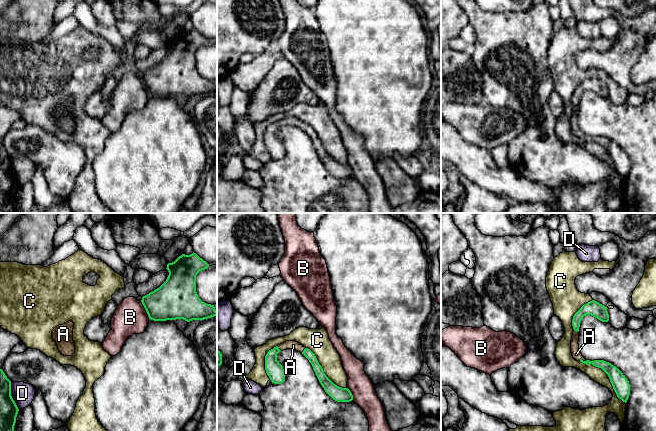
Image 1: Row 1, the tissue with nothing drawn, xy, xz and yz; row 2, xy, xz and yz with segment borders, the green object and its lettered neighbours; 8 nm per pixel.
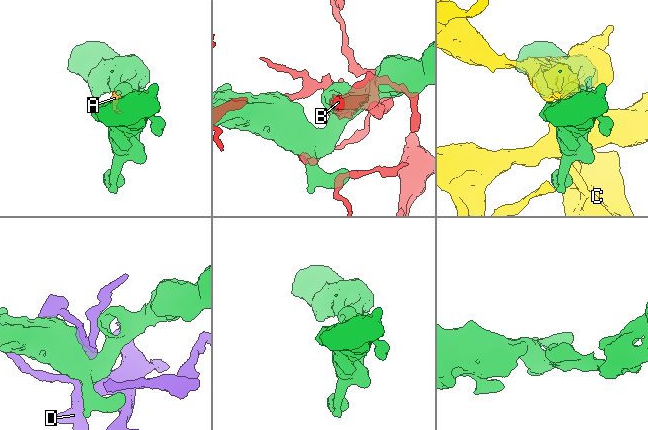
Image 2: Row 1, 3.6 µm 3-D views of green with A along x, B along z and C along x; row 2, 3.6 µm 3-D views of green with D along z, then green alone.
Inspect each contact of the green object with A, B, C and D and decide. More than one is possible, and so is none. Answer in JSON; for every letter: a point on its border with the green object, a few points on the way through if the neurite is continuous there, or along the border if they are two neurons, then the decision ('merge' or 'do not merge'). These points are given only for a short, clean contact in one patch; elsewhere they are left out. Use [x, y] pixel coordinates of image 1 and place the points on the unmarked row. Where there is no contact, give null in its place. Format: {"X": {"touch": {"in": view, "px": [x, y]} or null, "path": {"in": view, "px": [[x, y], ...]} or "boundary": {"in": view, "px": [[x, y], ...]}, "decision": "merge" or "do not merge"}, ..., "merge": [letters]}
{"A": {"touch": {"in": "yz", "px": [582, 136]}, "decision": "merge"}, "B": {"touch": {"in": "xy", "px": [145, 85]}, "decision": "do not merge"}, "C": {"touch": {"in": "yz", "px": [608, 152]}, "decision": "do not merge"}, "D": {"touch": {"in": "xy", "px": [11, 172]}, "decision": "do not merge"}, "merge": ["A"]}

